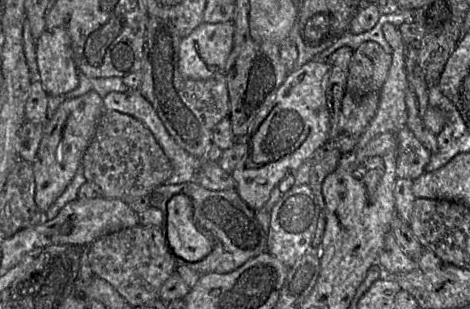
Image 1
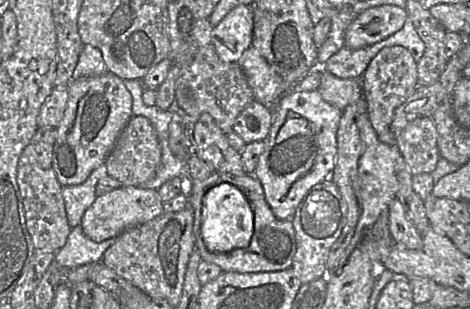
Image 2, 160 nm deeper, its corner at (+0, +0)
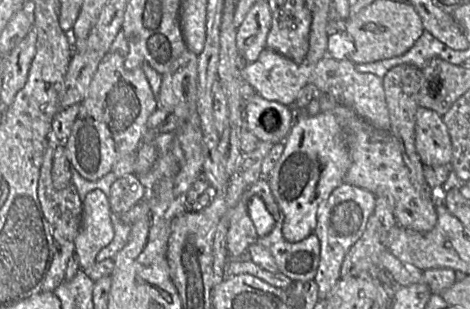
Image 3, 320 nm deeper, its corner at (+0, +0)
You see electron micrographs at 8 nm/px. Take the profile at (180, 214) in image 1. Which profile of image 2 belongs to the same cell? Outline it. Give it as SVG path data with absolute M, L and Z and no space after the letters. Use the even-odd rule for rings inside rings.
M228 183L215 184L206 191L201 209L200 234L211 252L246 248L254 233L254 212L244 192Z

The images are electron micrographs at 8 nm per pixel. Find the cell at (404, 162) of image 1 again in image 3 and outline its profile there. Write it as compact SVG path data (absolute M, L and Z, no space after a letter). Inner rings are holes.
M419 106L415 114L415 147L423 165L449 165L451 138L442 116Z

